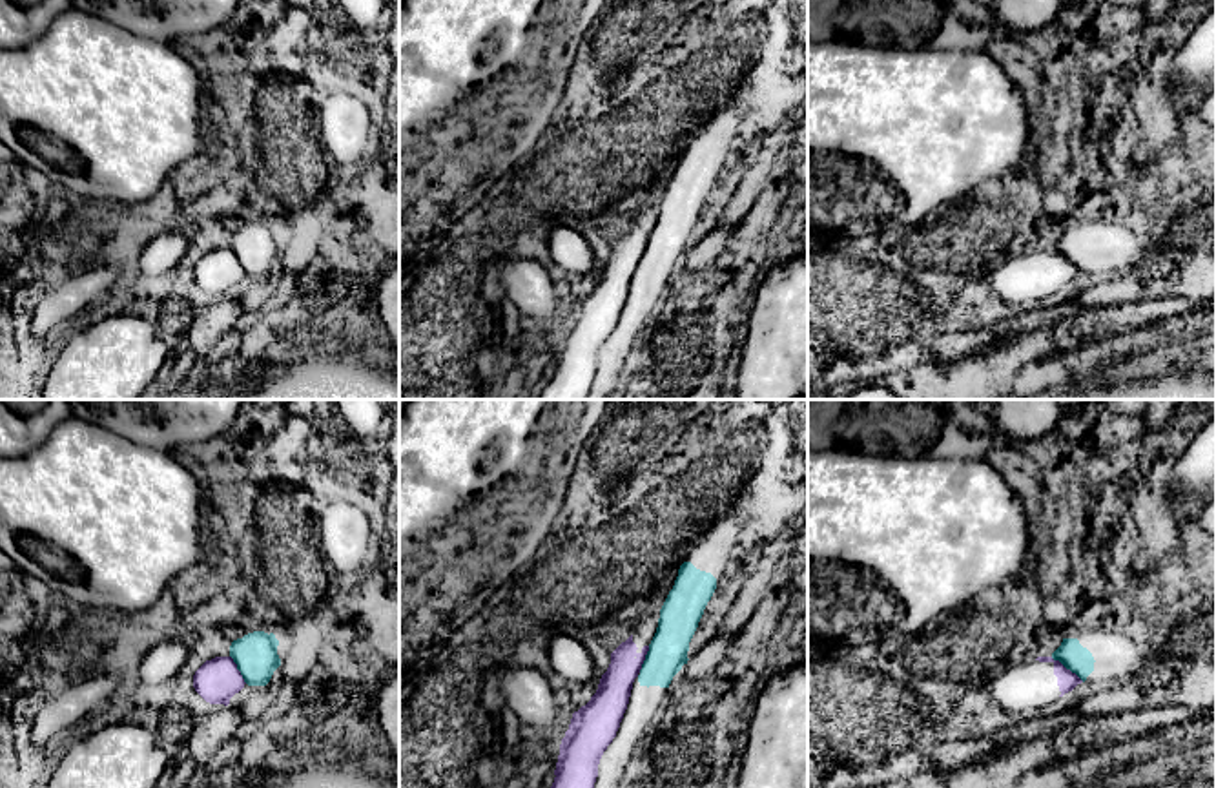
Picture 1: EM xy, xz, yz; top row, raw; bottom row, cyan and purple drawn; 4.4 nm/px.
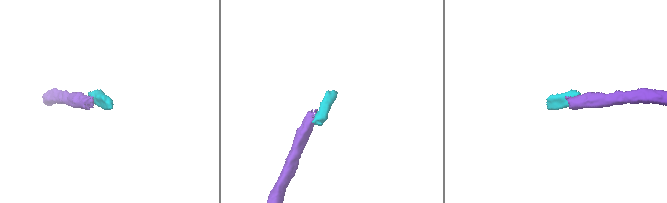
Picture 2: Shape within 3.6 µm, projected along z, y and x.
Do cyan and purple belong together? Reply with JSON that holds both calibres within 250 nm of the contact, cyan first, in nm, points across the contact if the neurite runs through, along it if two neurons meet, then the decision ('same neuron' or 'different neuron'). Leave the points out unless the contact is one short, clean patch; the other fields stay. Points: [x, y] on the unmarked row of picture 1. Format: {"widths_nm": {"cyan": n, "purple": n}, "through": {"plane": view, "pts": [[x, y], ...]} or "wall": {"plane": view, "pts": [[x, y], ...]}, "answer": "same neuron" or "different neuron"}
{"widths_nm": {"cyan": 120, "purple": 90}, "wall": {"plane": "yz", "pts": [[1051, 248], [1058, 250], [1083, 272]]}, "answer": "different neuron"}

